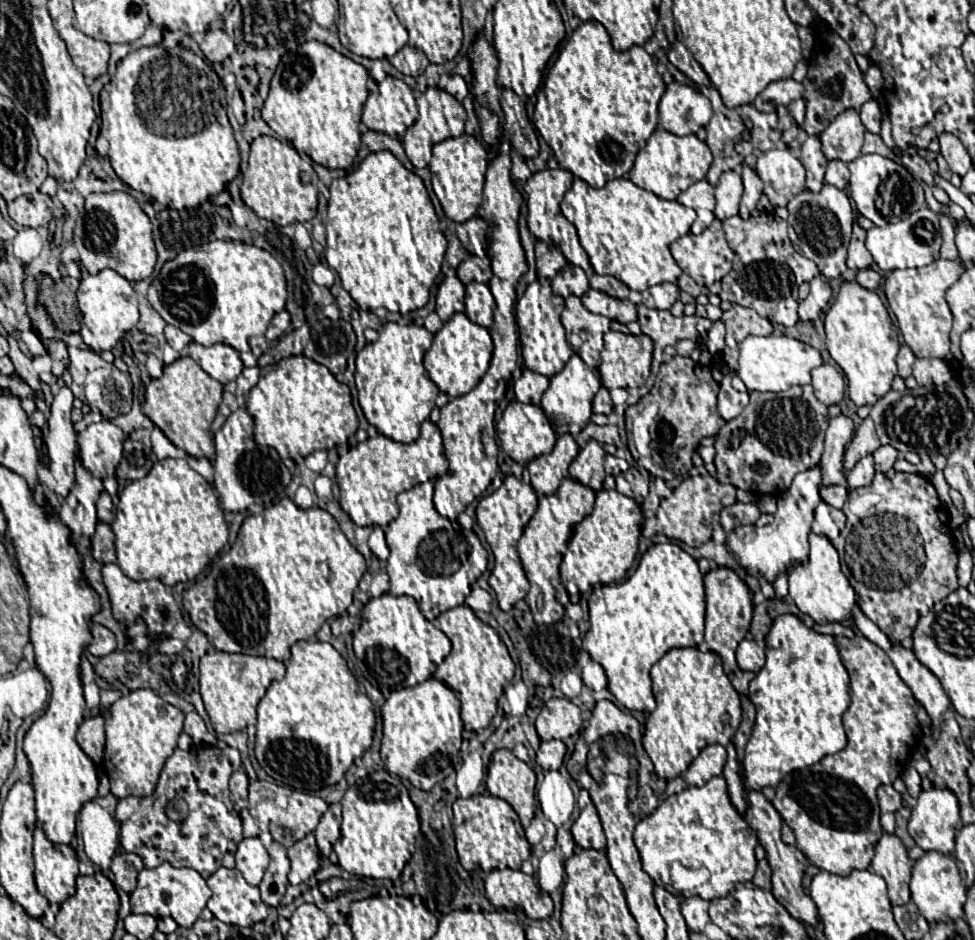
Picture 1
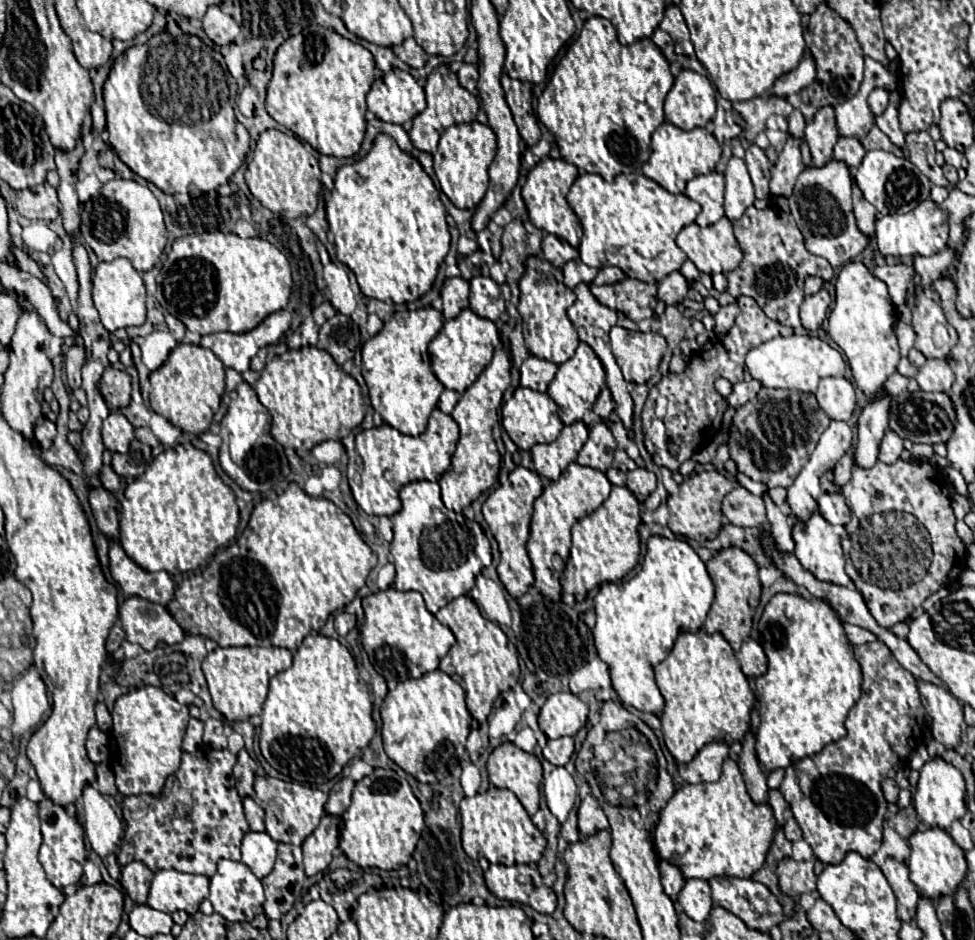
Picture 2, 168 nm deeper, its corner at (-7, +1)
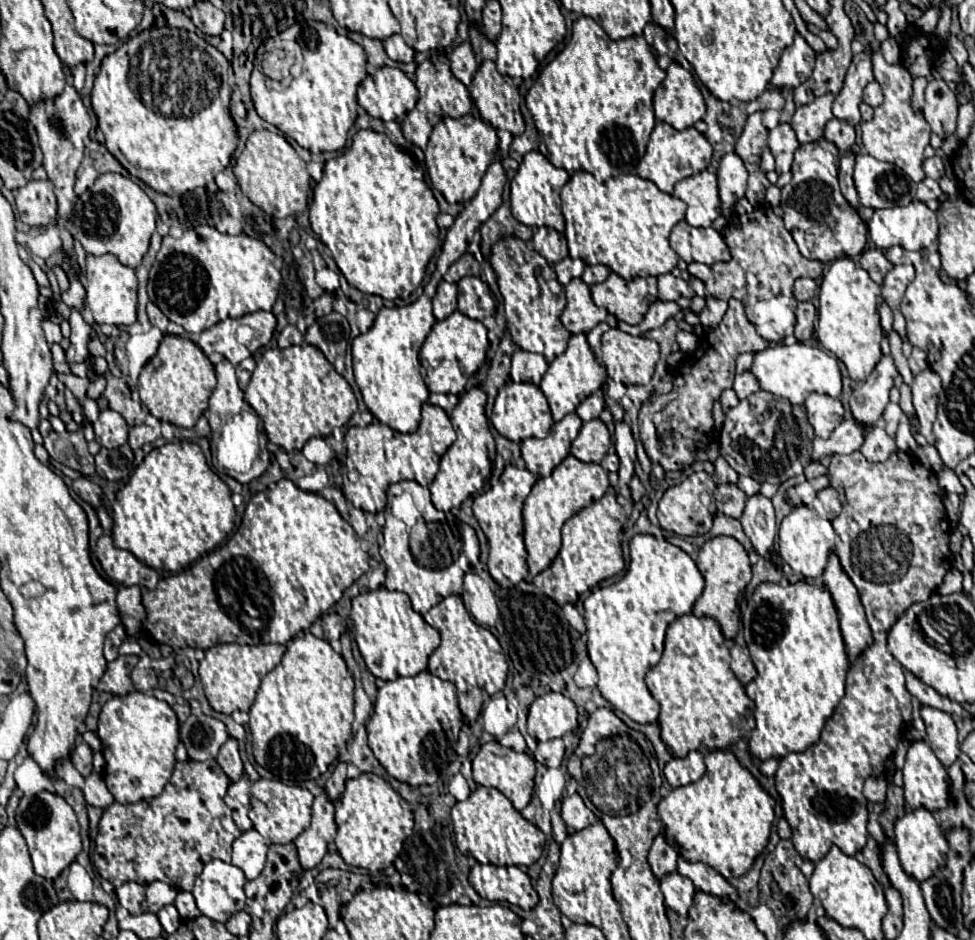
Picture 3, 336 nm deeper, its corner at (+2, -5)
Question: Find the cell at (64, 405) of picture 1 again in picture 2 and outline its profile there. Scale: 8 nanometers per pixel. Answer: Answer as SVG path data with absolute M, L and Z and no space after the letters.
M72 346L66 354L66 378L68 378L68 386L70 390L76 390L82 386L80 382L80 368L84 364L84 352L80 346Z

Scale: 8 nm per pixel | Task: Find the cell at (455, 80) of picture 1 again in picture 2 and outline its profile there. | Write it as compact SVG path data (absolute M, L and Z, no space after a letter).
M462 64L460 70L458 70L458 80L460 80L460 86L466 88L468 92L476 94L476 80L478 80L478 68L472 66L472 64Z

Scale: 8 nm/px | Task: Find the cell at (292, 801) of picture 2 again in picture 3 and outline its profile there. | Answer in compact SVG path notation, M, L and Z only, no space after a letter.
M261 778L251 787L251 822L253 828L269 842L269 844L287 844L293 842L311 822L311 804L313 794L296 784L285 784L281 780L265 780Z

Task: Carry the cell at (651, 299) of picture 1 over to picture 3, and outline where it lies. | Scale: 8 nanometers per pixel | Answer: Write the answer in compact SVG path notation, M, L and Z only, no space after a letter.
M663 274L659 280L659 300L679 300L681 297L688 297L692 287L681 277L673 274Z

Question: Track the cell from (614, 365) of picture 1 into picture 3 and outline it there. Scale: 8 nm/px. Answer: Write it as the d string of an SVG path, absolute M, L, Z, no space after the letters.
M619 328L603 334L603 364L607 376L625 386L649 384L659 360L659 346L645 336L631 336Z

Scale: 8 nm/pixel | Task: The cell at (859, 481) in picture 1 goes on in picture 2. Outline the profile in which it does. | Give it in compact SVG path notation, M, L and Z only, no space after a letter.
M882 396L882 400L870 402L858 418L858 446L854 452L854 460L860 468L872 468L878 460L880 442L888 426L890 400L890 396Z

